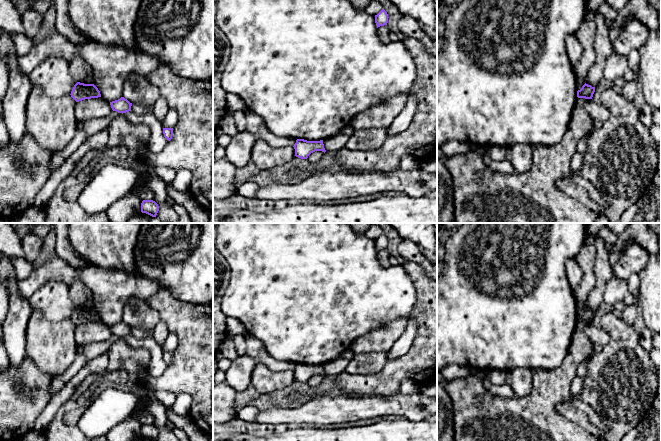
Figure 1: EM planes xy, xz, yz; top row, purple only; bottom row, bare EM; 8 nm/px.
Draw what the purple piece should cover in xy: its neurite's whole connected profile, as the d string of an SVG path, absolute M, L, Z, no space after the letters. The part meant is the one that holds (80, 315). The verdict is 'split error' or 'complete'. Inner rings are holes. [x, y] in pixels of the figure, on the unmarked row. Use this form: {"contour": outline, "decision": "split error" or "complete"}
{"contour": "M80 306L74 309L70 319L76 326L101 321L100 315L94 308L84 308Z", "decision": "complete"}

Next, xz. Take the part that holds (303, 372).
{"contour": "M297 363L294 368L295 380L301 383L307 383L308 380L315 375L326 376L323 364L307 365L304 363Z", "decision": "complete"}

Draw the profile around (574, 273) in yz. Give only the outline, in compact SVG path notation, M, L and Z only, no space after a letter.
M570 258L566 260L565 271L569 284L574 291L583 279L583 271L576 258Z

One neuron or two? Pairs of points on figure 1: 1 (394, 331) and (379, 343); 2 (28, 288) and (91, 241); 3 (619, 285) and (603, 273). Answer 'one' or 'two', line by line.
1: one
2: two
3: two

